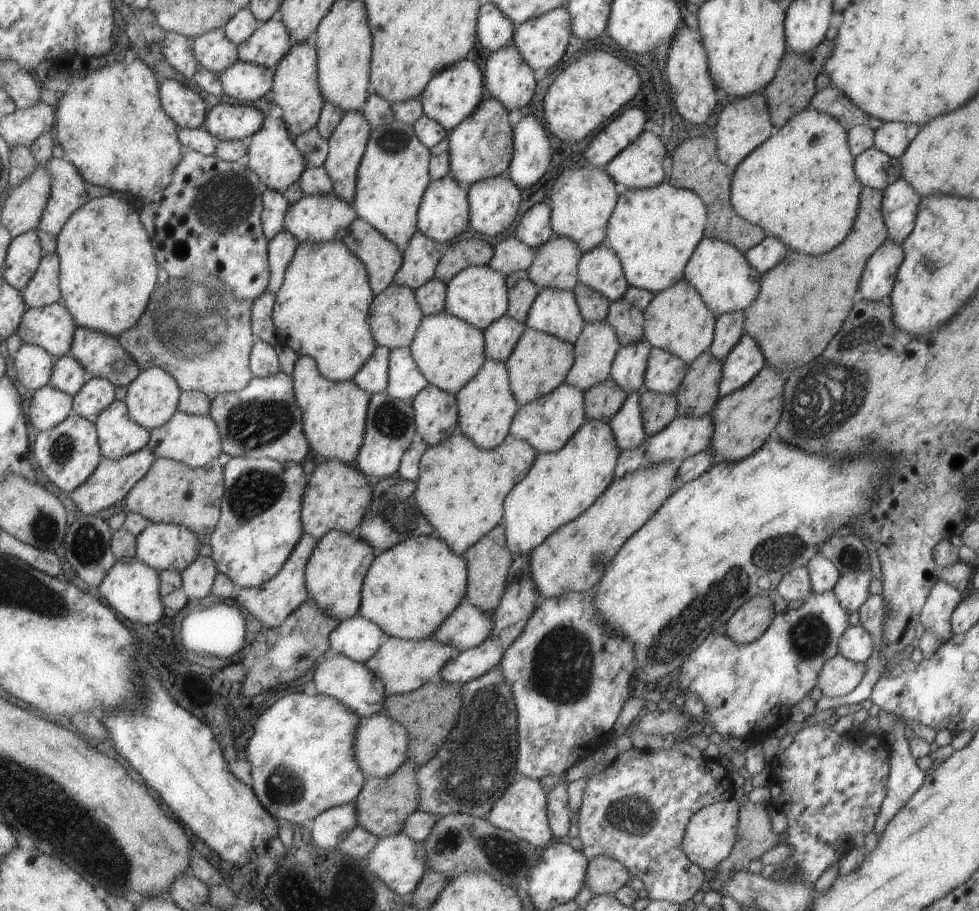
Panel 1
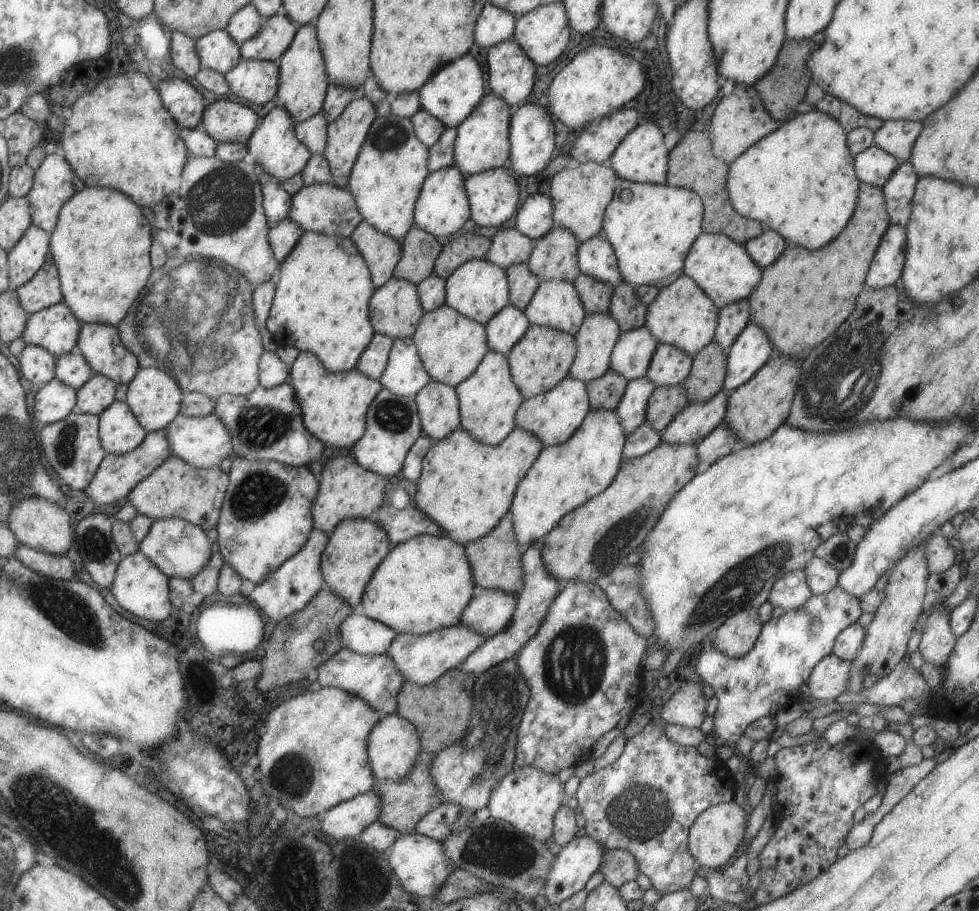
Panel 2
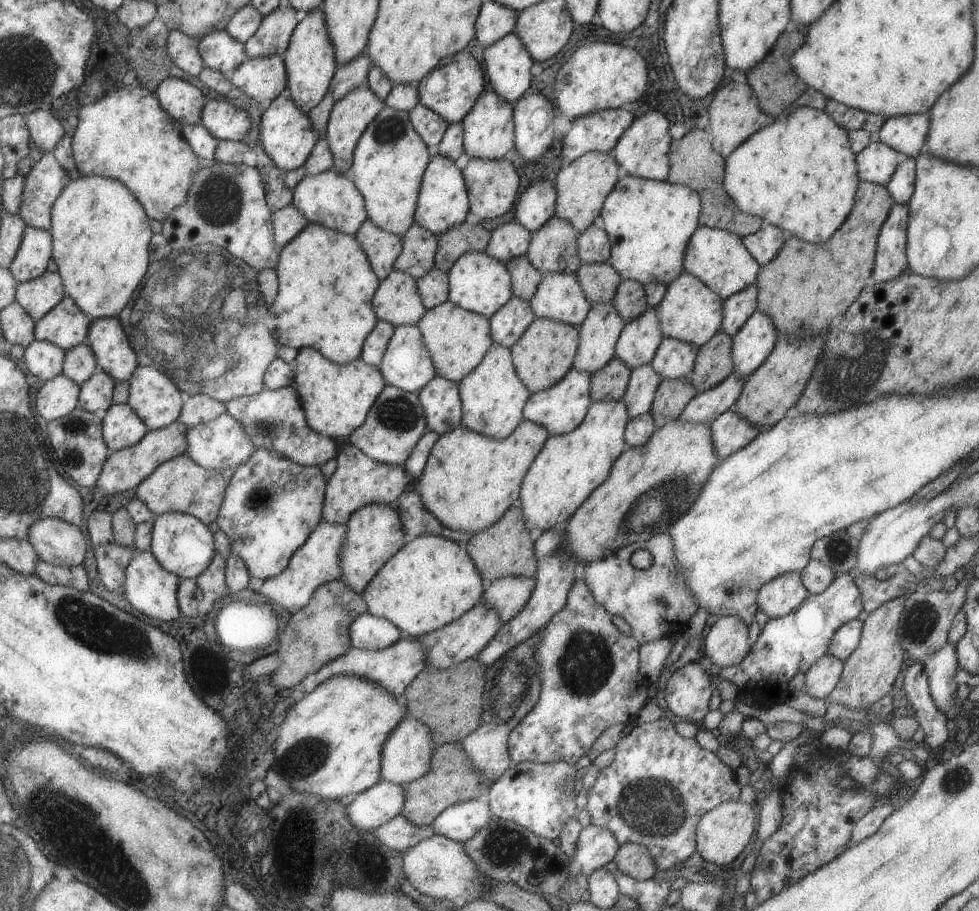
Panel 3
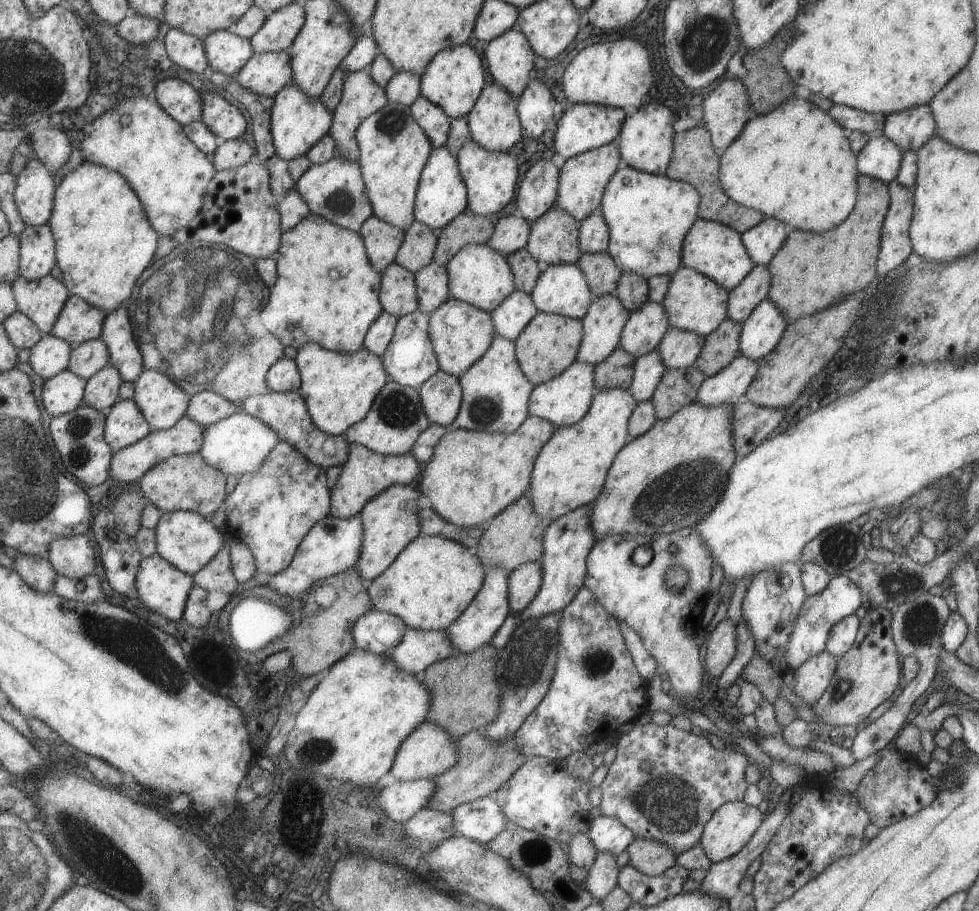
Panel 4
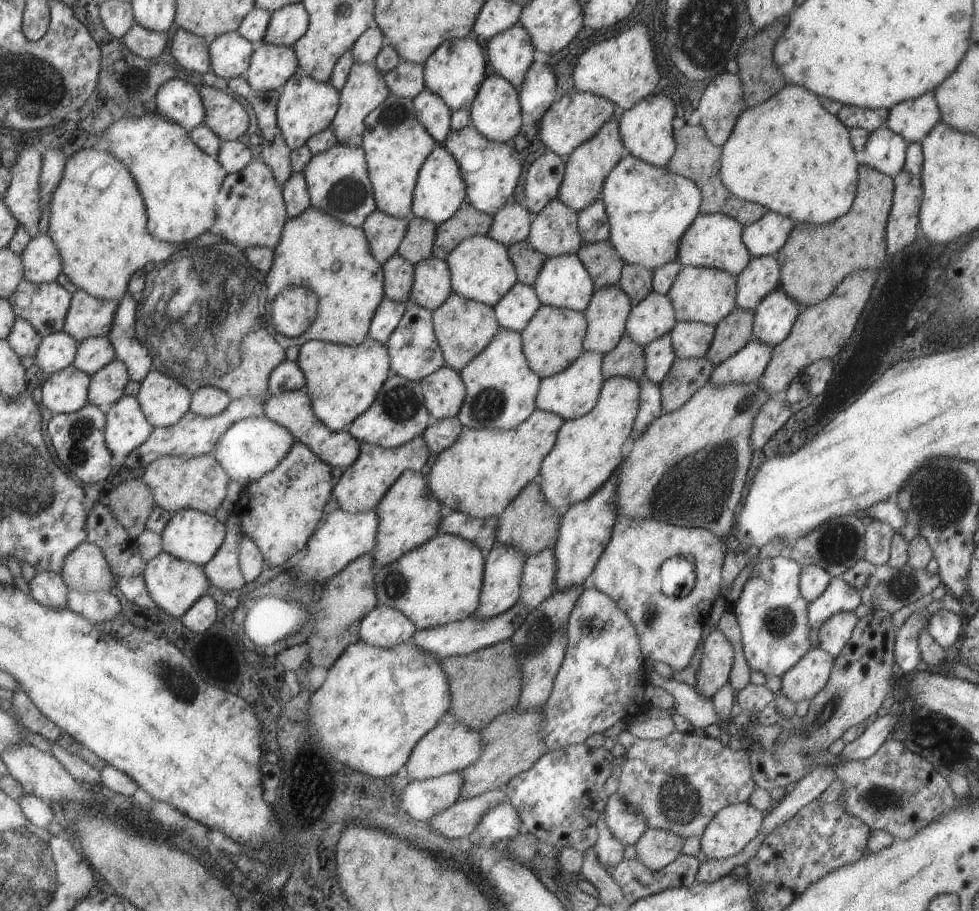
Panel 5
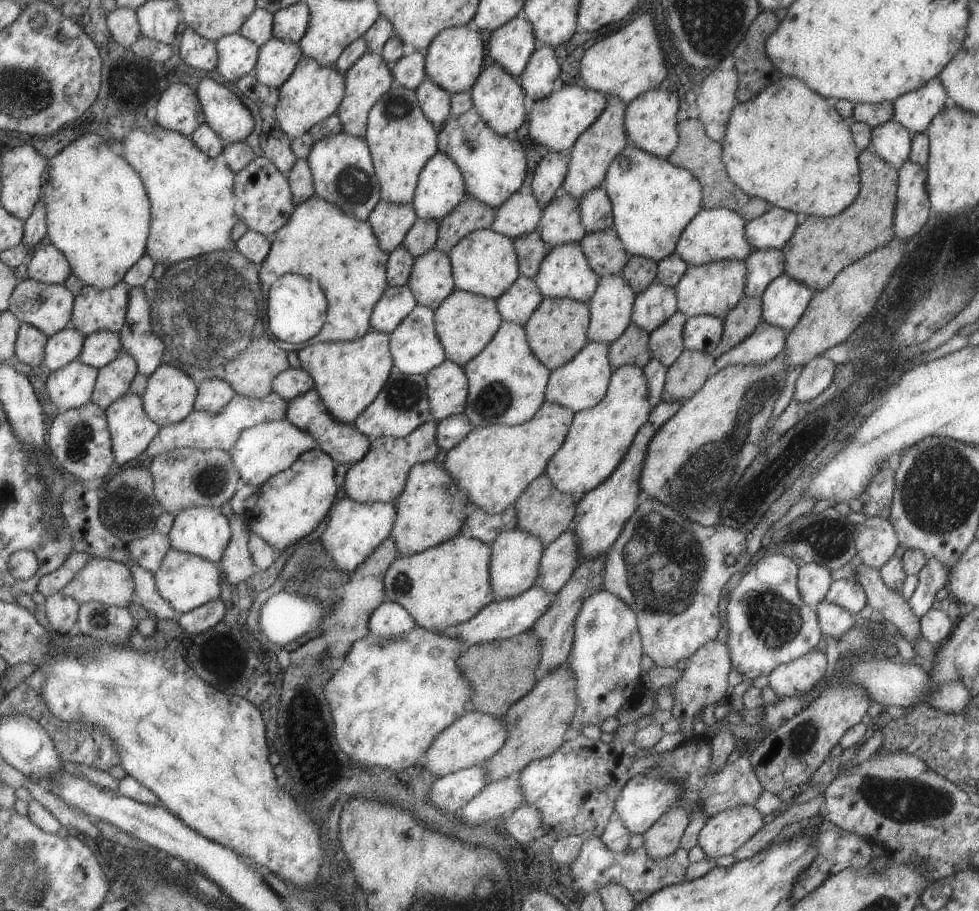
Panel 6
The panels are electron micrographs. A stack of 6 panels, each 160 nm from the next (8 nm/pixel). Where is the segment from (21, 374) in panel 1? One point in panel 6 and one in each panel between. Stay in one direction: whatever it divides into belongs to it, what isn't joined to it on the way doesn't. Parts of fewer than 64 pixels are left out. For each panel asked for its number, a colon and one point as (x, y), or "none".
2: (37, 364)
3: (44, 360)
4: (50, 355)
5: (55, 351)
6: (62, 347)

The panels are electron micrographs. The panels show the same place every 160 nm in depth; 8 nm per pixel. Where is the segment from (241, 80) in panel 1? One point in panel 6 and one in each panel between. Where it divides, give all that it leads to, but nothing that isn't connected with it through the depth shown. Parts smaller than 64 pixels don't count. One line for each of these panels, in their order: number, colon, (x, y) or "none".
2: (256, 82)
3: (262, 78)
4: (264, 74)
5: (271, 65)
6: (277, 58)

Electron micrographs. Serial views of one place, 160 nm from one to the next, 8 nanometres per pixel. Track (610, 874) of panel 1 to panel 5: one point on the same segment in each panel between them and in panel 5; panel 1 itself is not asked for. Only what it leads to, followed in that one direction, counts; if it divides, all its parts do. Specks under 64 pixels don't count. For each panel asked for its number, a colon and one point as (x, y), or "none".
2: (618, 866)
3: (632, 859)
4: (650, 858)
5: (655, 848)

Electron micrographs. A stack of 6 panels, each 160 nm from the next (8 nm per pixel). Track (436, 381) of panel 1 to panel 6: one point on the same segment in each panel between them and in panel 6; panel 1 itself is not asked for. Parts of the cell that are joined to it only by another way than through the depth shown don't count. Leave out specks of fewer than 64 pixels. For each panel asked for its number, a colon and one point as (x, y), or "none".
2: (450, 346)
3: (456, 339)
4: (460, 334)
5: (462, 327)
6: (464, 322)

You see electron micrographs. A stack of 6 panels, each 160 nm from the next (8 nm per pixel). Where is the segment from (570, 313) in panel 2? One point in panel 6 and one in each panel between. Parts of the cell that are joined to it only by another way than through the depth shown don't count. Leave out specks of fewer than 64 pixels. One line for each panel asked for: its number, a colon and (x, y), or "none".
3: (558, 296)
4: (561, 289)
5: (563, 281)
6: (564, 272)

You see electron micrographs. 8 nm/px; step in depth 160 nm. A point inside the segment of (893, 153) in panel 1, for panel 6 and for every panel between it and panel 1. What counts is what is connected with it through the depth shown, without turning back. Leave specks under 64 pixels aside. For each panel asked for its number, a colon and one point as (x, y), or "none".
2: (896, 137)
3: (906, 134)
4: (909, 129)
5: (912, 118)
6: (914, 110)

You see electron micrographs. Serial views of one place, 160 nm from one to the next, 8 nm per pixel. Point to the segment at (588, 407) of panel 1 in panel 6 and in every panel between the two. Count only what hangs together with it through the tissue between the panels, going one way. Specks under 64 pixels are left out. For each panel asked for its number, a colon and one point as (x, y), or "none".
2: (605, 392)
3: (608, 383)
4: (616, 370)
5: (627, 359)
6: (631, 347)

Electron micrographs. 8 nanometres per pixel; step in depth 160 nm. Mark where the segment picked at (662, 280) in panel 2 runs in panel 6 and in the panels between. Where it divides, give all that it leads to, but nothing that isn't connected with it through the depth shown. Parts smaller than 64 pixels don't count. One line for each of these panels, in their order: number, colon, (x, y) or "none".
3: (648, 222)
4: (647, 216)
5: (648, 207)
6: (652, 200)

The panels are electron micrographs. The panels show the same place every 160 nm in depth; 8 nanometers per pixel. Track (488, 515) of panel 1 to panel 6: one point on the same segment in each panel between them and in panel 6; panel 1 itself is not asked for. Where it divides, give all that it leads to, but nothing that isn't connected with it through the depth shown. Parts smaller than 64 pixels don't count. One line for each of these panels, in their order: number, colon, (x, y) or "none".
2: (465, 486)
3: (469, 480)
4: (471, 476)
5: (483, 470)
6: (492, 465)

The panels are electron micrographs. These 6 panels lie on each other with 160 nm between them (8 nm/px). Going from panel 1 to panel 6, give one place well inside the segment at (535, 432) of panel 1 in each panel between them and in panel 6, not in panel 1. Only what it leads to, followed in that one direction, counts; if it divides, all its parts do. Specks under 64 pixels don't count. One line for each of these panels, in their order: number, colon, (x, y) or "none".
2: (553, 416)
3: (560, 408)
4: (564, 400)
5: (571, 393)
6: (580, 383)

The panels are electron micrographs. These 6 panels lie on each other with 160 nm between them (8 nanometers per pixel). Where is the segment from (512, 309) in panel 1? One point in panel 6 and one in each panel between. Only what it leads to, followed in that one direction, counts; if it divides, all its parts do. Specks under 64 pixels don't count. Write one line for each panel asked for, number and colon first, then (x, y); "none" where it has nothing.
2: (522, 283)
3: (524, 278)
4: (525, 270)
5: (527, 261)
6: (530, 249)

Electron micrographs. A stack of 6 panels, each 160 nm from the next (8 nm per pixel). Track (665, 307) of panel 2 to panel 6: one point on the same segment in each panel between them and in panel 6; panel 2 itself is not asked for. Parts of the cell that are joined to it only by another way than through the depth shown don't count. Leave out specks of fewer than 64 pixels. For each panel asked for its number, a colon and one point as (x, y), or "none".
3: (689, 311)
4: (692, 302)
5: (706, 295)
6: (714, 288)

